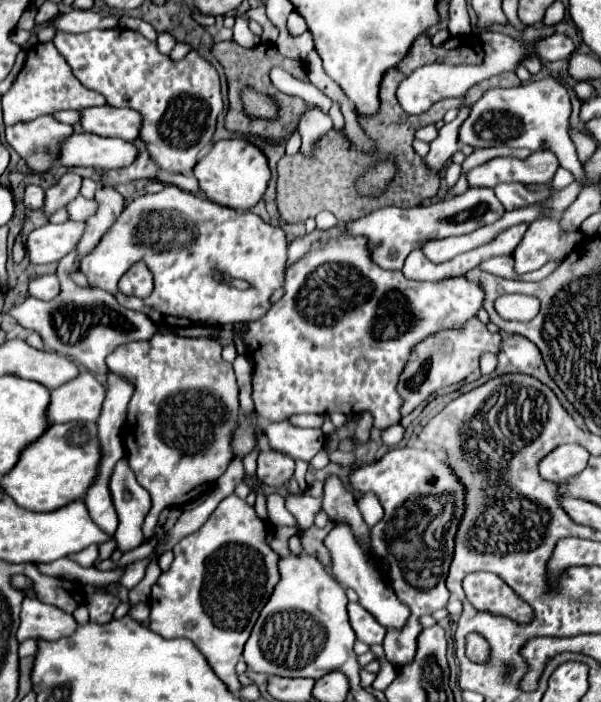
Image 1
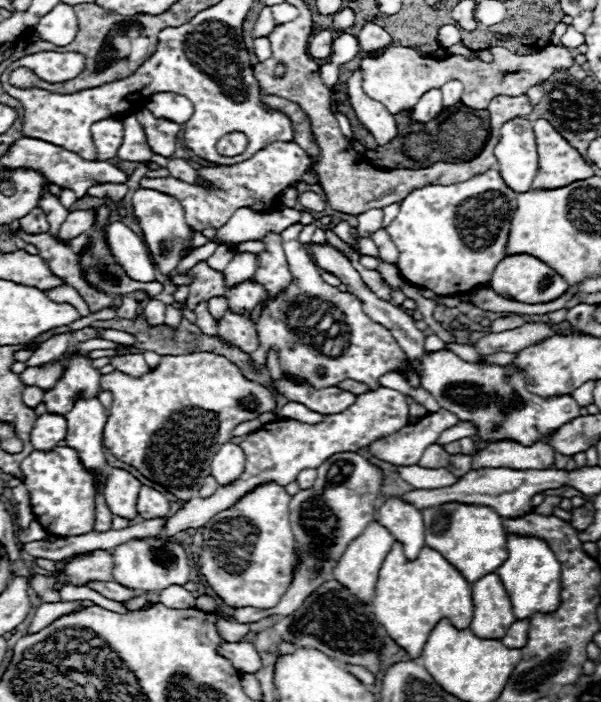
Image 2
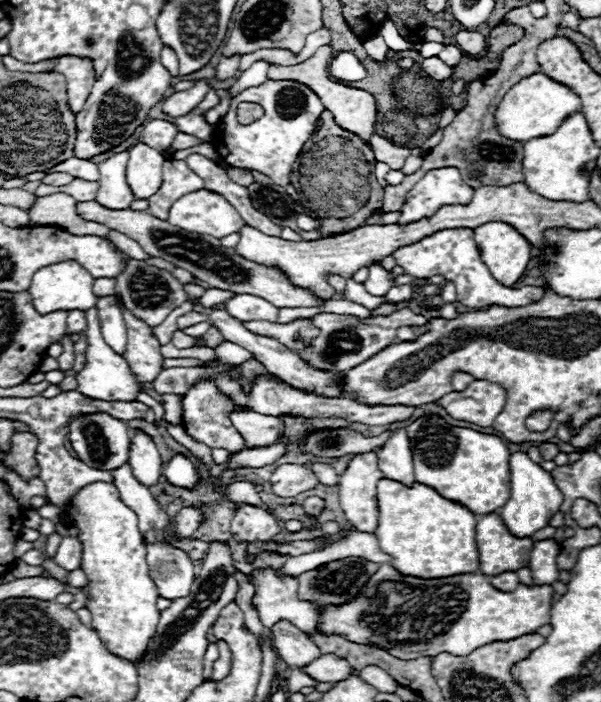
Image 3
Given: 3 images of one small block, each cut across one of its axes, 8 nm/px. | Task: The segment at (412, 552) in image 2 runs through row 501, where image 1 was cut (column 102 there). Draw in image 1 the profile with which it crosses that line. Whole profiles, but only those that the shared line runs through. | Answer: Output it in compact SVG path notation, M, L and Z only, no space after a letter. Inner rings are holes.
M90 372L78 374L74 380L54 388L50 392L50 404L46 408L46 420L72 422L72 420L92 420L100 414L100 404L104 400L104 386Z

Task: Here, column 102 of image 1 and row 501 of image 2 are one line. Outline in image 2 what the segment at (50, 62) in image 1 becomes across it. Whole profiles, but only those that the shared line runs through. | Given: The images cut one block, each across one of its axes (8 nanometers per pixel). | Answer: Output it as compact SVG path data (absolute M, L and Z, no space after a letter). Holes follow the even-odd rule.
M100 492L96 498L96 522L94 522L94 530L96 532L106 532L110 530L112 524L112 512L108 510L106 502L104 502L104 494Z

